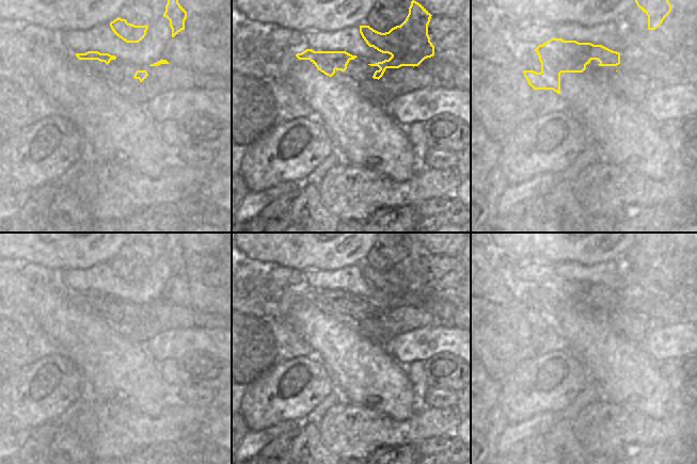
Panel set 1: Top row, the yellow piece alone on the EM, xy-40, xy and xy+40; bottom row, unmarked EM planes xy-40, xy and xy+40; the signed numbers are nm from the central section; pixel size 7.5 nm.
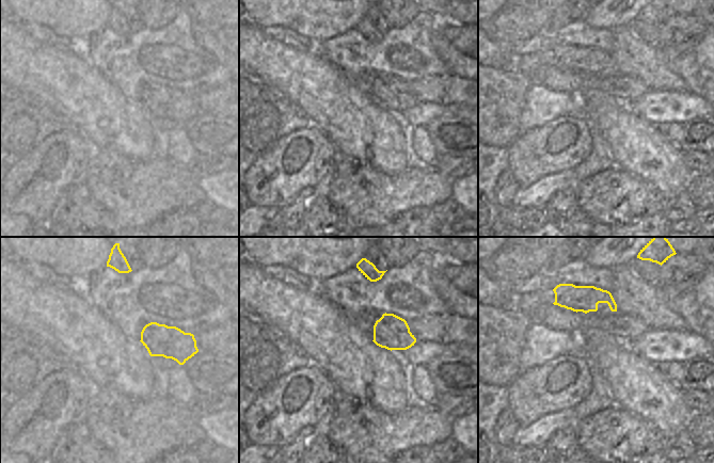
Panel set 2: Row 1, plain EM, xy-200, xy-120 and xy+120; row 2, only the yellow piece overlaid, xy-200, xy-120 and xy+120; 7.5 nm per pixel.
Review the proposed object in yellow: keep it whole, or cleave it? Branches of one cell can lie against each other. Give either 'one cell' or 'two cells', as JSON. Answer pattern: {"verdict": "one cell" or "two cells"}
{"verdict": "two cells"}

